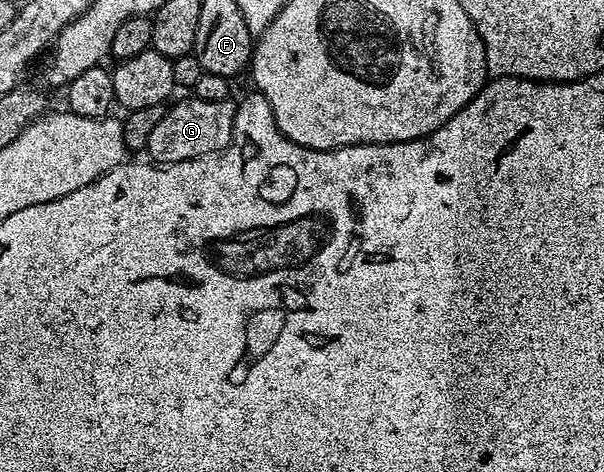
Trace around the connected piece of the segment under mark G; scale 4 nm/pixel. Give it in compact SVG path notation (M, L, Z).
M192 95L186 97L186 101L181 101L178 105L170 104L163 119L159 119L157 126L151 130L147 153L153 156L150 158L158 165L170 165L187 159L205 157L208 153L220 153L231 143L236 104L232 100L207 103Z

